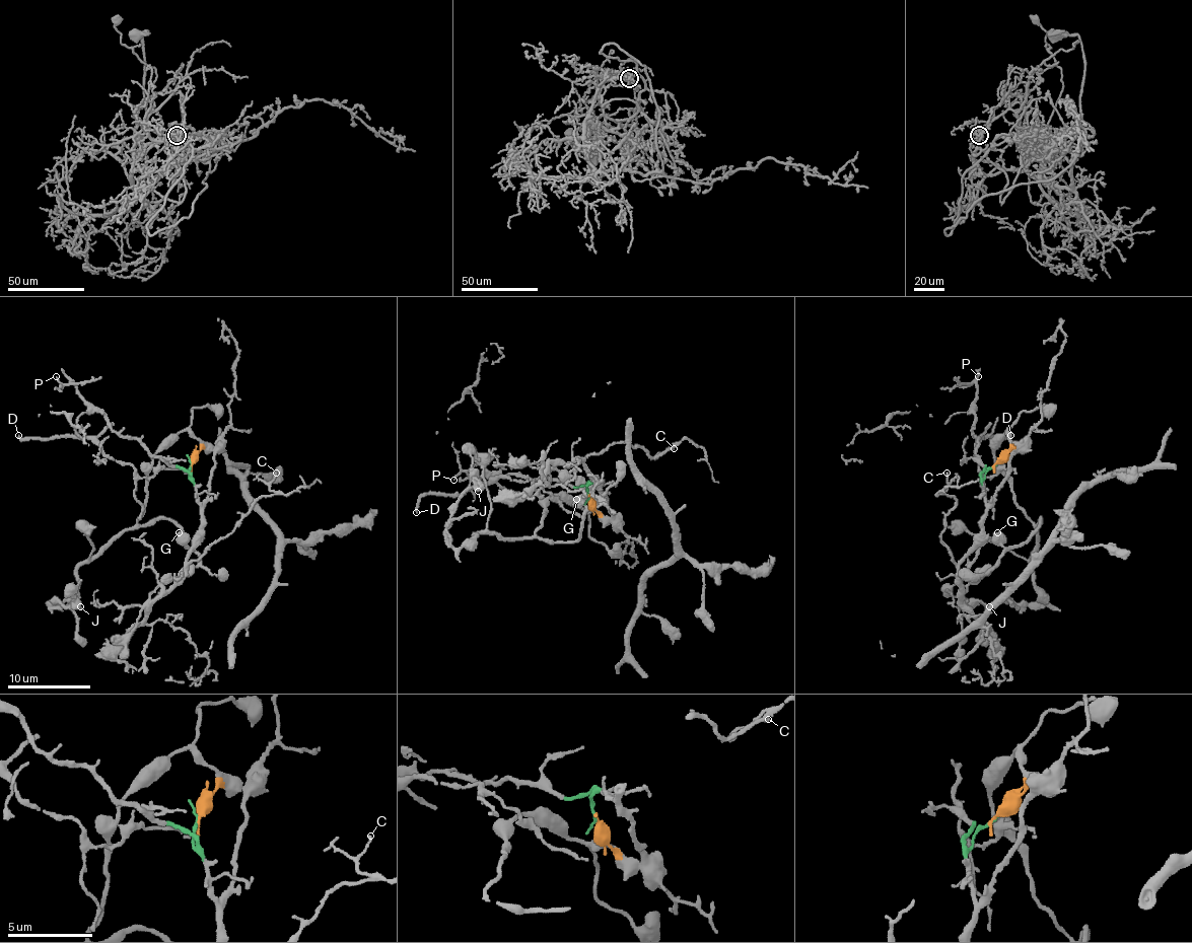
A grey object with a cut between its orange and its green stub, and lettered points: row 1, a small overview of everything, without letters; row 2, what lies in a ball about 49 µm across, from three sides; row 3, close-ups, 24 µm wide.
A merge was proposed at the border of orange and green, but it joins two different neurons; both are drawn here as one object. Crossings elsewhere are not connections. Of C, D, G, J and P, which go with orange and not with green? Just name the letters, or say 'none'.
D, G, J

